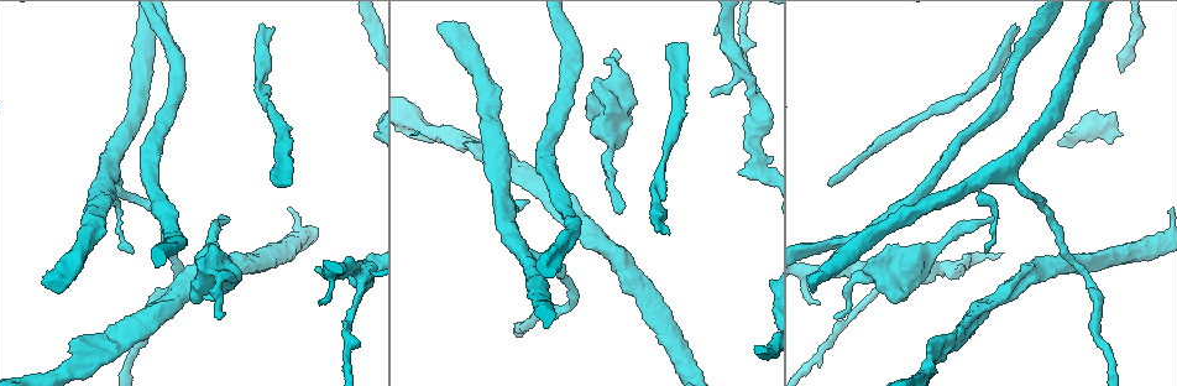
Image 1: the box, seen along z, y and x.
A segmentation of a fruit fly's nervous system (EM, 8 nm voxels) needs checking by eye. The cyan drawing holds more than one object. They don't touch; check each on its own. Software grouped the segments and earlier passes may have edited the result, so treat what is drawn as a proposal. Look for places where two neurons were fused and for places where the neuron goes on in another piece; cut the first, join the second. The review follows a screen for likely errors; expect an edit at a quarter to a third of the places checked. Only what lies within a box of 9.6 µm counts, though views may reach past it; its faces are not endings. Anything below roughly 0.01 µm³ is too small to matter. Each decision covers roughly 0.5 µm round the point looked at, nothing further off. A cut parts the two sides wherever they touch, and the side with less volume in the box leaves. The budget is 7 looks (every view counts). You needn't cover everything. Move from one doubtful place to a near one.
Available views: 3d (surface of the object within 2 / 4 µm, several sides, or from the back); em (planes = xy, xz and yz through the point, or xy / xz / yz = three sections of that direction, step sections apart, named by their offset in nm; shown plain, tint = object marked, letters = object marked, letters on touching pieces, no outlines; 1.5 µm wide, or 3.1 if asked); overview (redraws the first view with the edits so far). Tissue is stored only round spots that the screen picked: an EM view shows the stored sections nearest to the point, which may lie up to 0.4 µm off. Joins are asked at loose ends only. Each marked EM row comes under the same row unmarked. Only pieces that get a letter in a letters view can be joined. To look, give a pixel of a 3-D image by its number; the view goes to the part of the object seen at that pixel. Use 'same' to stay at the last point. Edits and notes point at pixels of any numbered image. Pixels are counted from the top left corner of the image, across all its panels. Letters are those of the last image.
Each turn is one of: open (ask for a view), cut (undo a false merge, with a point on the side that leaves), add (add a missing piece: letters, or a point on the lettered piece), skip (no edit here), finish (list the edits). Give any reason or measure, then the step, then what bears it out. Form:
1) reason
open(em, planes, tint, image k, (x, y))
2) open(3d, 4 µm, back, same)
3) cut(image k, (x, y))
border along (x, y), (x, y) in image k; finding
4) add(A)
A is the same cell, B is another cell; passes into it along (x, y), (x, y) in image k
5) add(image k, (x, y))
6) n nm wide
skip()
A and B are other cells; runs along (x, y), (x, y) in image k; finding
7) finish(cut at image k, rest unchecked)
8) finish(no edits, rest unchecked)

stops while still wide
open(em, xy, step 8, letters, image 1, (811, 291))

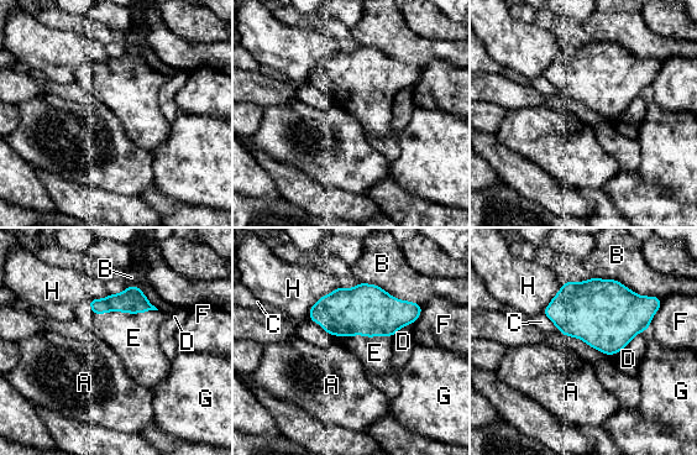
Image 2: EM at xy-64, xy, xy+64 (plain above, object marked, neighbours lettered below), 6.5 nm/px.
add(E)
E is the same cell, A, B, C, D, F, G and H are other cells; it goes on there

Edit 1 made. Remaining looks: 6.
thin end
open(em, planes, letters, image 1, (615, 52))

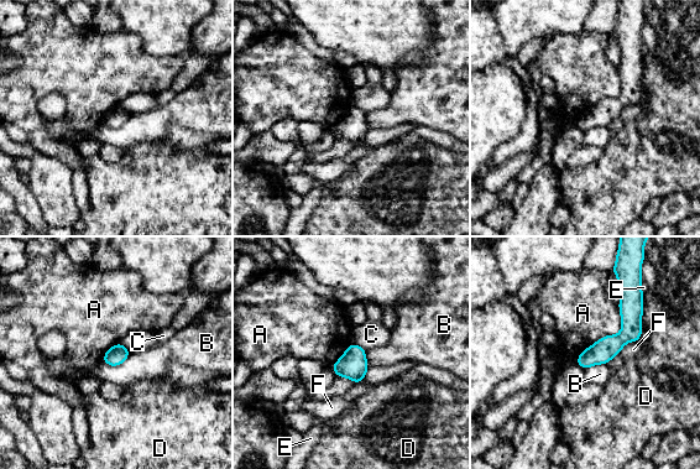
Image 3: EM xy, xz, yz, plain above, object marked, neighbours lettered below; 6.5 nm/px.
skip()
A, B, C, D, E and F are other cells; runs along (627, 292), (628, 329), (581, 363) in image 3; no lettered piece goes on from it

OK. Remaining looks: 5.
open(3d, 2 µm, image 1, (290, 186))

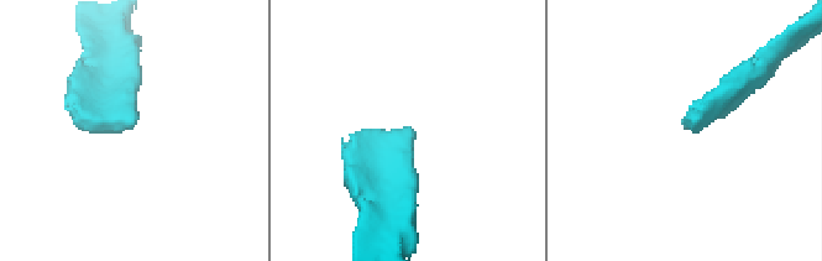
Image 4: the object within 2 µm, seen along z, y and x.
open(em, xy, step 4, letters, image 4, (413, 135))

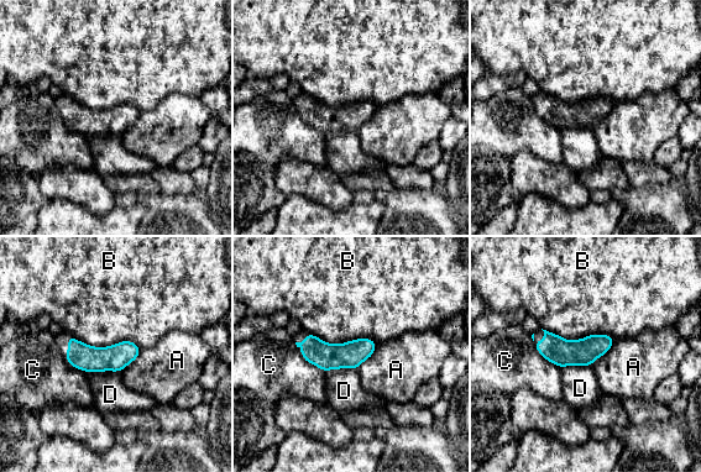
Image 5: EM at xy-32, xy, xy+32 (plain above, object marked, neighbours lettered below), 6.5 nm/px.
cut it another way
open(em, planes, letters, same)

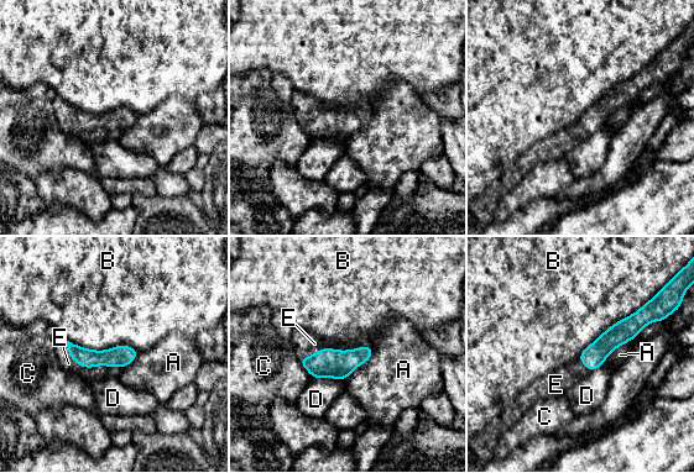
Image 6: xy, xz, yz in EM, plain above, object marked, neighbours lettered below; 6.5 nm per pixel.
140 nm wide; B touches over 500 nm
add(E)
E is the same cell, A, B, C and D are other cells; the neuron continues

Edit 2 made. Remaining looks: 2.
finish(add at image 2, add at image 6, rest unchecked)

